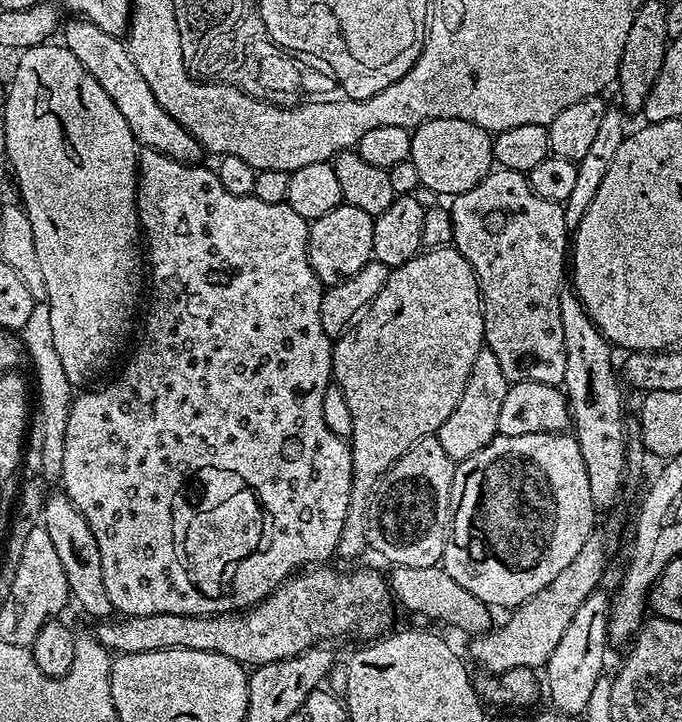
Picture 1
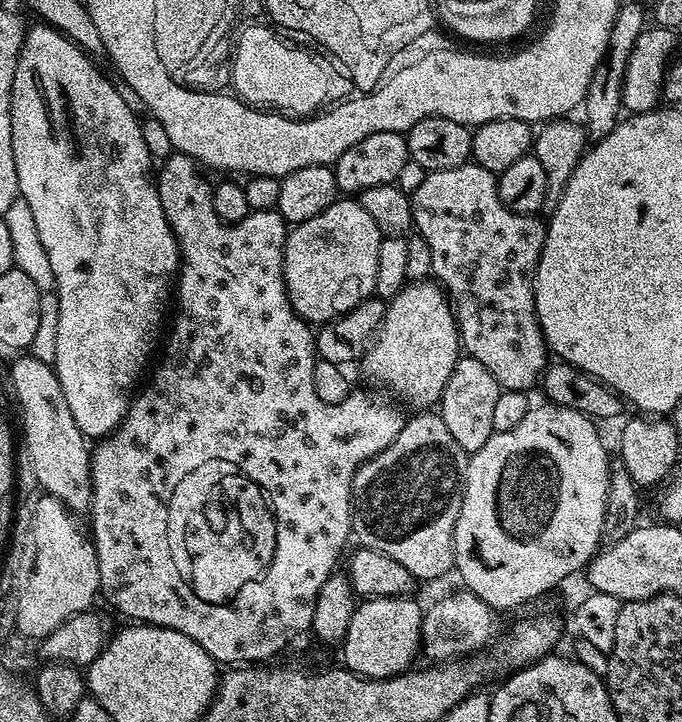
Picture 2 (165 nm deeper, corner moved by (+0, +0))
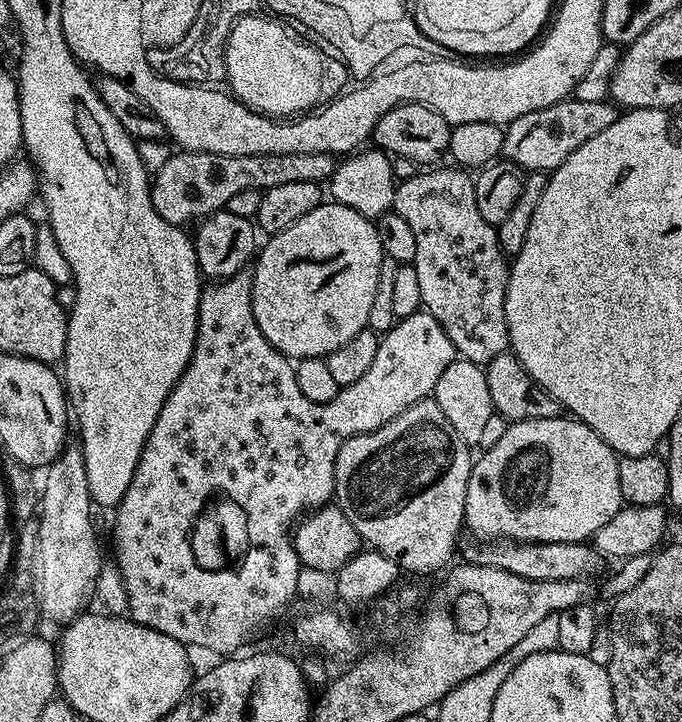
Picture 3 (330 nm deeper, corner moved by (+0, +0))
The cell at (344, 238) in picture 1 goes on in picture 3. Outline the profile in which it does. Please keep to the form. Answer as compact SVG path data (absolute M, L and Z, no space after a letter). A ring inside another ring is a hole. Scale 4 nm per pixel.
M321 202L310 214L298 218L294 226L263 241L254 260L252 273L252 305L258 330L283 356L295 362L319 356L327 358L338 346L346 346L354 334L368 328L370 306L378 290L378 270L385 254L378 242L378 230L369 217L335 202Z

